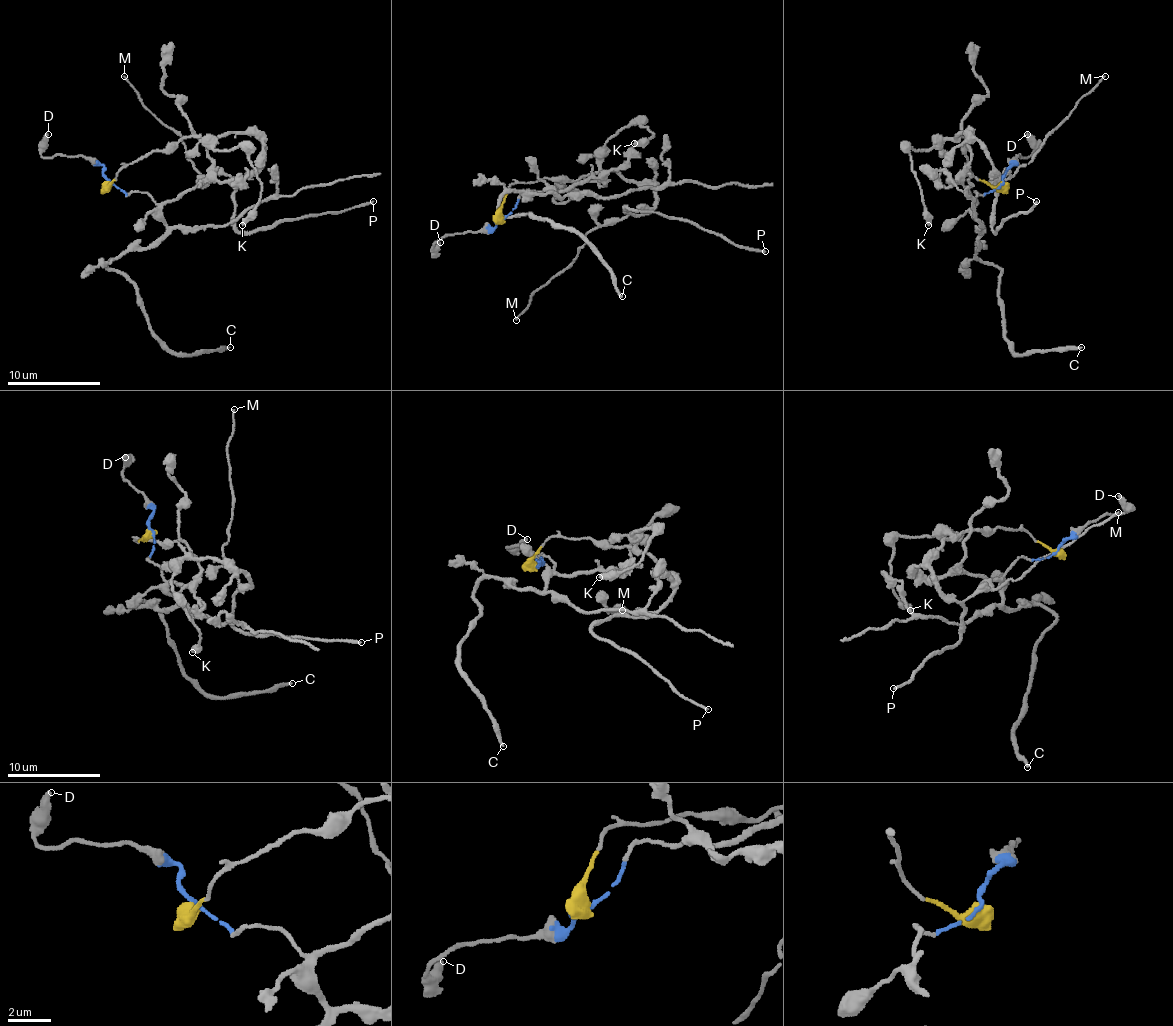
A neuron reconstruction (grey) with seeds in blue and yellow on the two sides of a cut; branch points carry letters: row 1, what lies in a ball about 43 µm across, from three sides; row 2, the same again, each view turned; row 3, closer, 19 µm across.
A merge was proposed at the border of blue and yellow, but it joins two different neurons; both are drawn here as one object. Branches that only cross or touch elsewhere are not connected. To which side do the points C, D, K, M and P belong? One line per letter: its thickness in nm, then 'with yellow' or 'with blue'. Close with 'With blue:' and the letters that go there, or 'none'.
C: 240 nm thick; with blue
D: 440 nm thick; with blue
K: 400 nm thick; with yellow
M: 140 nm thick; with yellow
P: 190 nm thick; with yellow
With blue: C, D

